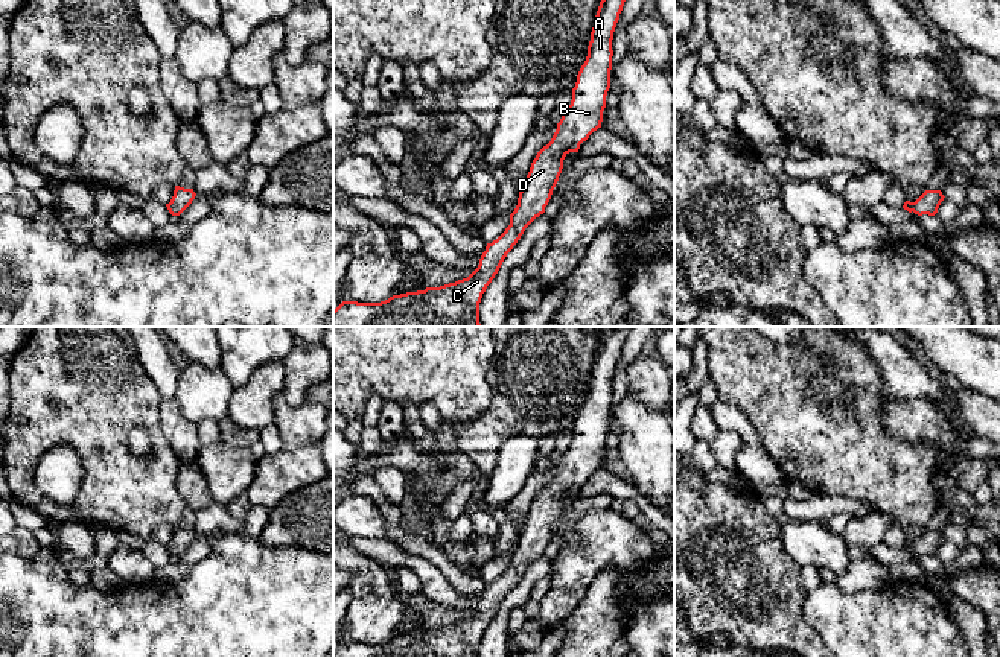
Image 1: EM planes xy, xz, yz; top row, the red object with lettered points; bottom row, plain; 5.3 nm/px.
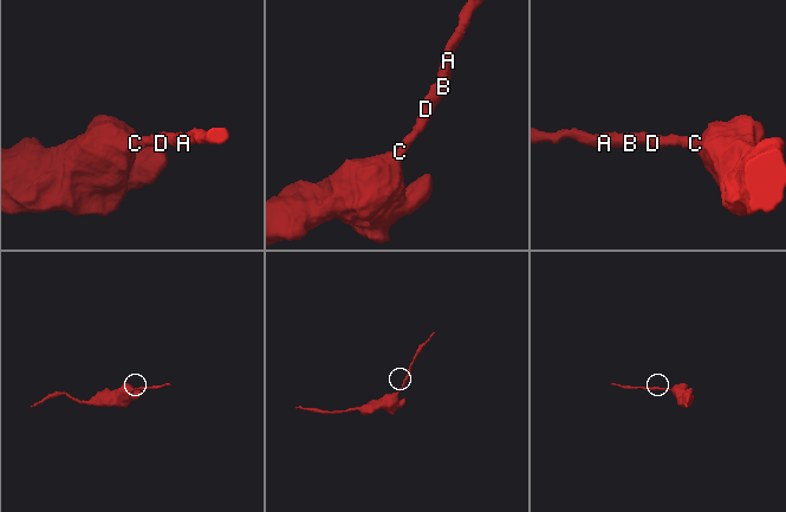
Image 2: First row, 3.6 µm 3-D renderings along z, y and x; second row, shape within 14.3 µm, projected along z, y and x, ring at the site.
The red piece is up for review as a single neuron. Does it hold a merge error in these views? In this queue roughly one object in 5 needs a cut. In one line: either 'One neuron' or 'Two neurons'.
One neuron

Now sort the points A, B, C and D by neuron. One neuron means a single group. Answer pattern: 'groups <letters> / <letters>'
groups A B C D

